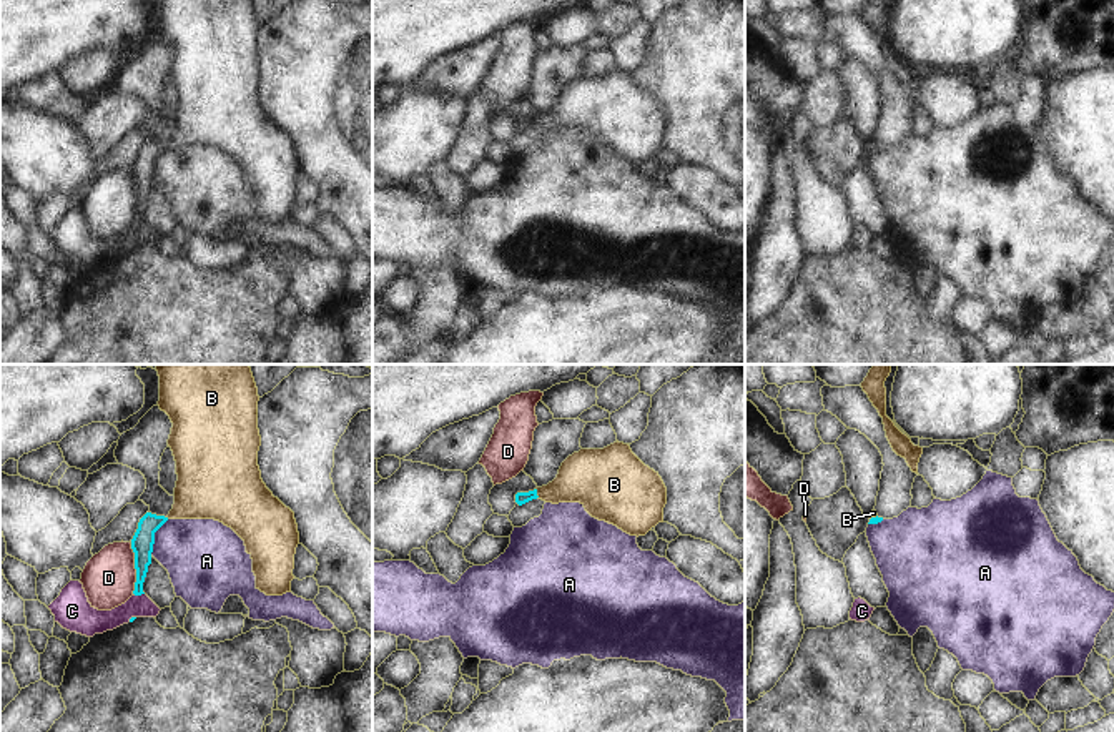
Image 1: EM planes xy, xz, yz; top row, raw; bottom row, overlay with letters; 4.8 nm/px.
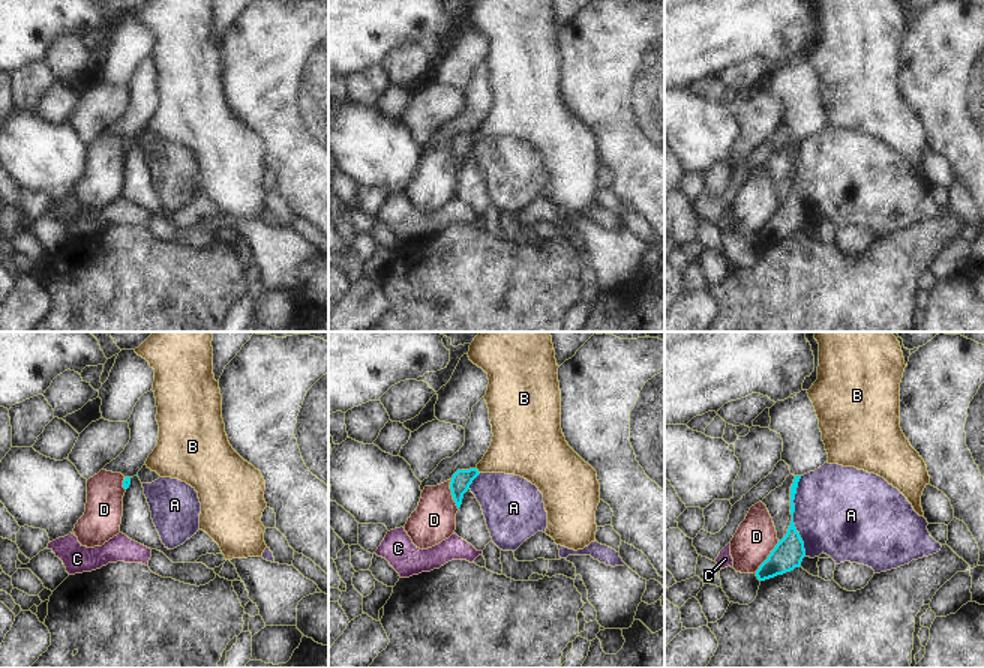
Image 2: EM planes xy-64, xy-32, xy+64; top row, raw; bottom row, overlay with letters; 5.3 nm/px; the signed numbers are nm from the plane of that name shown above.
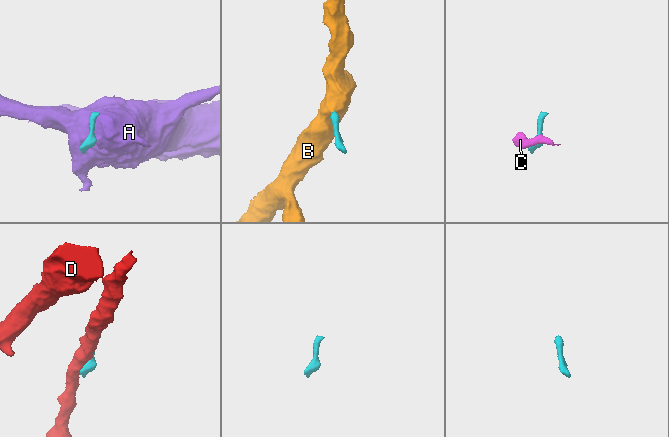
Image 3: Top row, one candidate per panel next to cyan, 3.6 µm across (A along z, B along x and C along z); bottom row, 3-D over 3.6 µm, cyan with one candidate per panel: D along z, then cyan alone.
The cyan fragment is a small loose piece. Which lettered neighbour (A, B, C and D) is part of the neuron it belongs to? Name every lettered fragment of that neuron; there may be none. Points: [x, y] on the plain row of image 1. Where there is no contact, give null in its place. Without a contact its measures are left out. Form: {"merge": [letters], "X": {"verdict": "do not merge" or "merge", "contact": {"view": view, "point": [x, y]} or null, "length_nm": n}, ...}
{"merge": ["B"], "A": {"verdict": "do not merge", "contact": {"view": "xy", "point": [153, 165]}, "length_nm": 200}, "B": {"verdict": "merge", "contact": {"view": "xz", "point": [536, 120]}, "length_nm": 40}, "C": {"verdict": "do not merge", "contact": {"view": "xy", "point": [138, 222]}, "length_nm": 60}, "D": {"verdict": "do not merge", "contact": {"view": "xy", "point": [135, 195]}, "length_nm": 240}}

